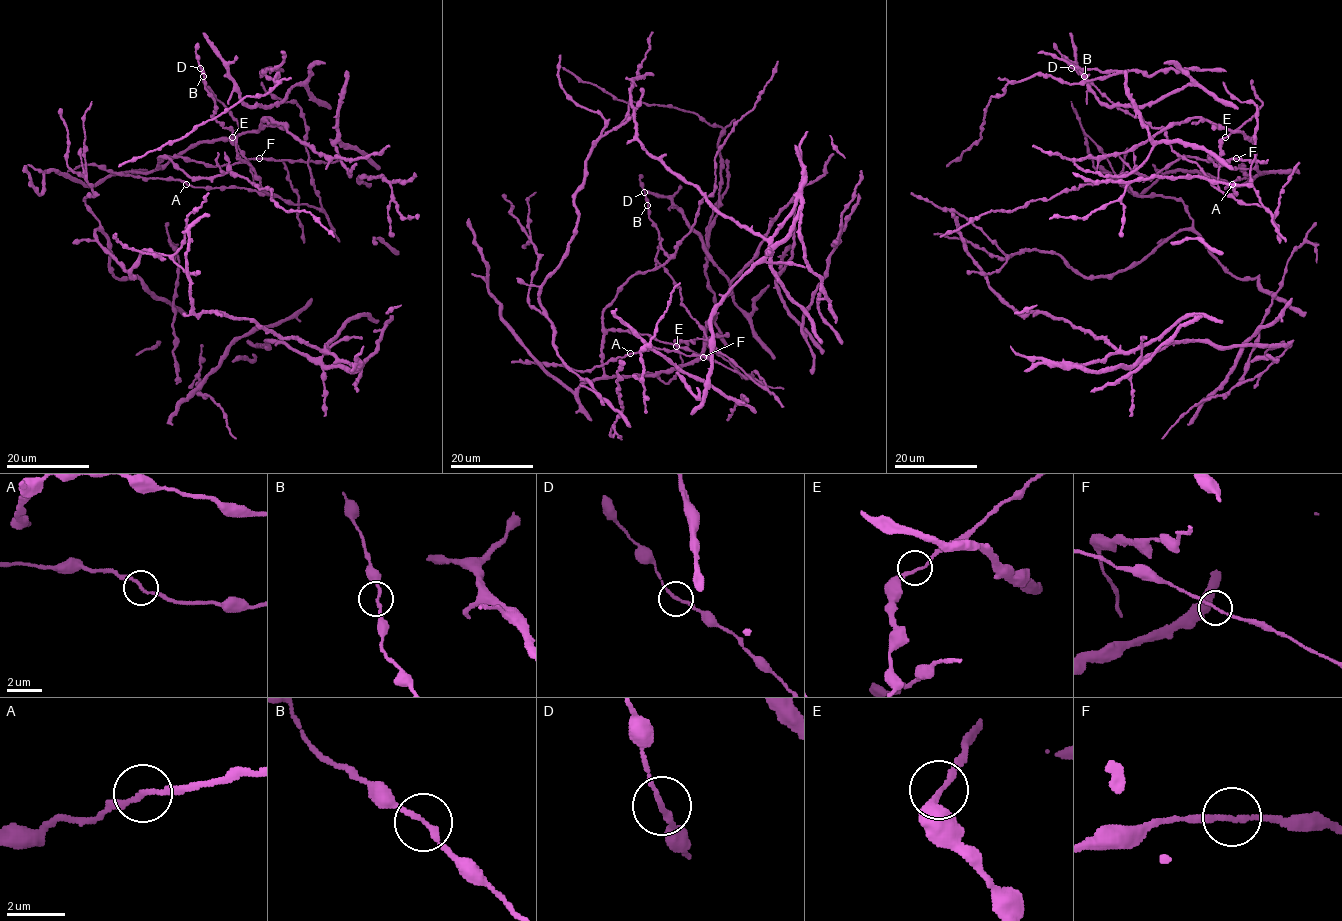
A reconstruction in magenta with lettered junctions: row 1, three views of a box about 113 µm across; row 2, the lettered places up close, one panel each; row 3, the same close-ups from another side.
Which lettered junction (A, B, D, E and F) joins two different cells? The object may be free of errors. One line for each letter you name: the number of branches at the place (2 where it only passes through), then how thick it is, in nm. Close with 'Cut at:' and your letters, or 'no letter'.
Cut at: no letter

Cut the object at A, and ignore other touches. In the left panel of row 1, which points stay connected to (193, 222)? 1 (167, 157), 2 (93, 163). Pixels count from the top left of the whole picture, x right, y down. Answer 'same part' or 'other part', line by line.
1: same part
2: other part

